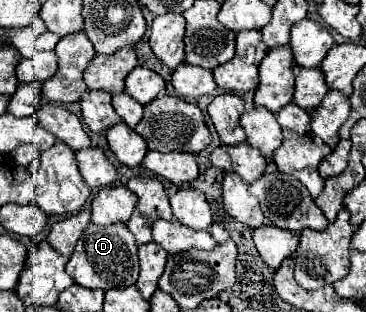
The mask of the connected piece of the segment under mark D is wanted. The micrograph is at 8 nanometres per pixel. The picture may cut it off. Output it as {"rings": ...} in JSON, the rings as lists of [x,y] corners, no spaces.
{"rings":[[[88,224],[80,242],[66,264],[66,272],[72,280],[84,288],[116,288],[116,286],[134,286],[138,278],[138,246],[134,234],[126,228],[126,224],[110,224],[96,226]]]}

